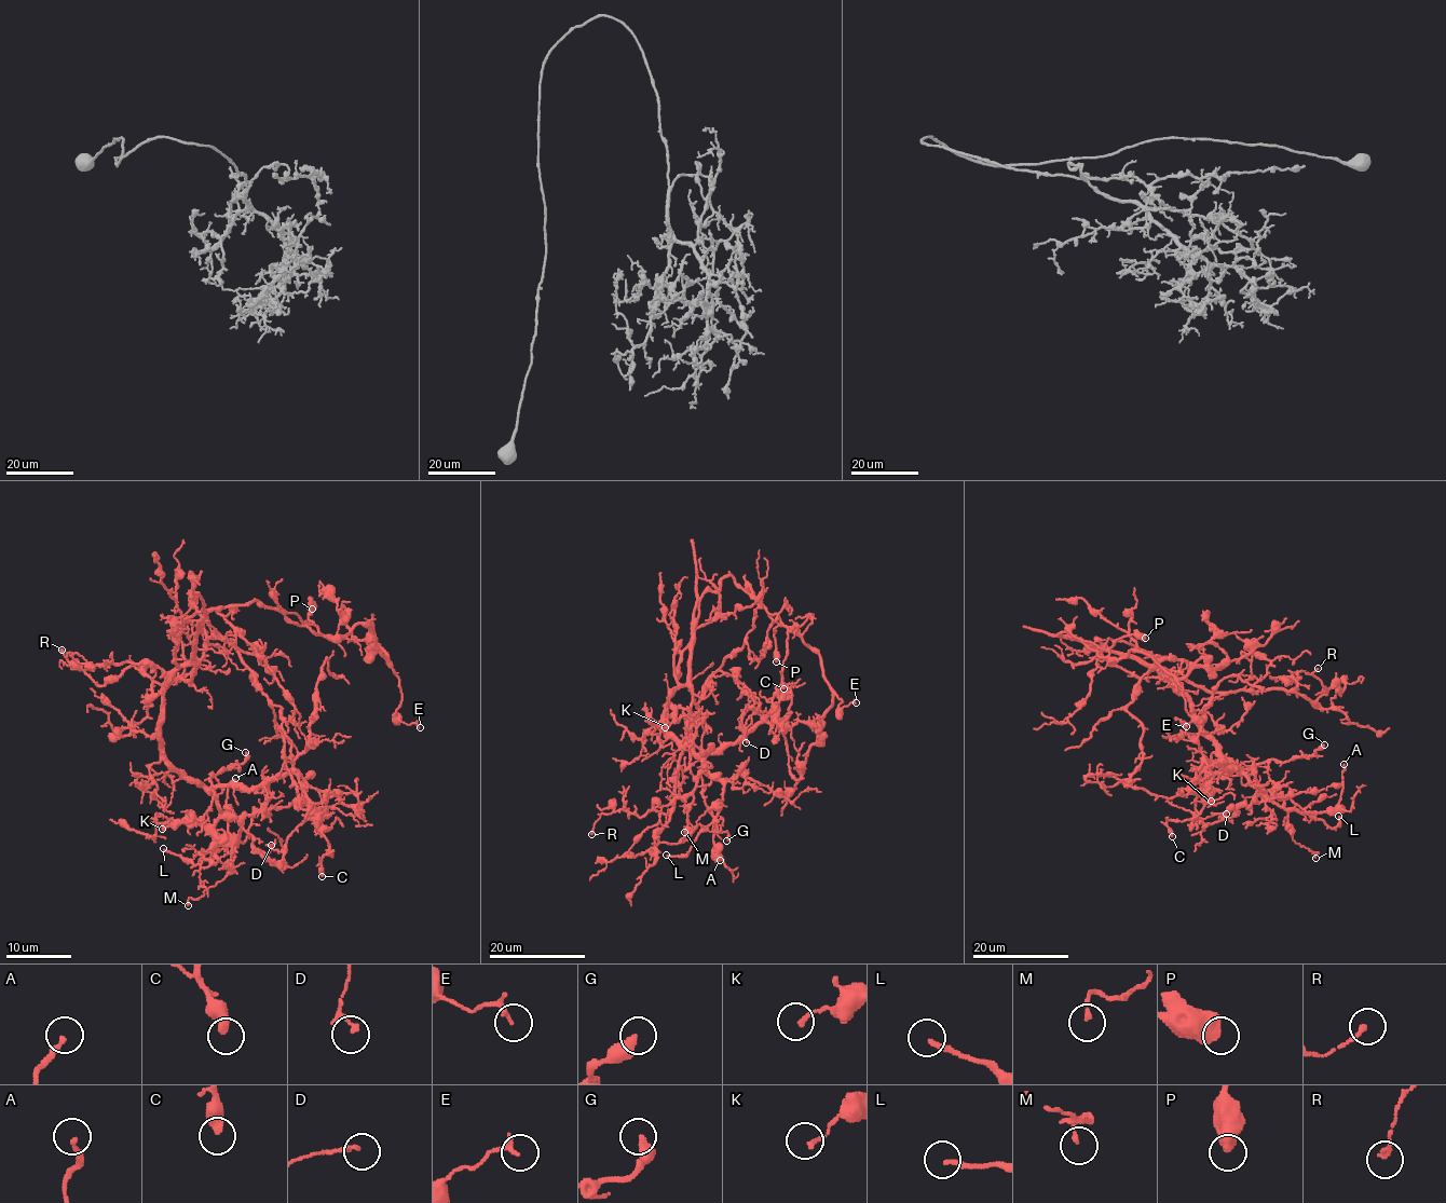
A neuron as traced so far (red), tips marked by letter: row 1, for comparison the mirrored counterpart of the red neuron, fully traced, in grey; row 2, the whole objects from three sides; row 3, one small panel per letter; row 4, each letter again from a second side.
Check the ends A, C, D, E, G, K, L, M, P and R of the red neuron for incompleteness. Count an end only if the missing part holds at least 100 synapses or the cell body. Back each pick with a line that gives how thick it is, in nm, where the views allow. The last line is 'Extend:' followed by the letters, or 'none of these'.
Extend: none of these

